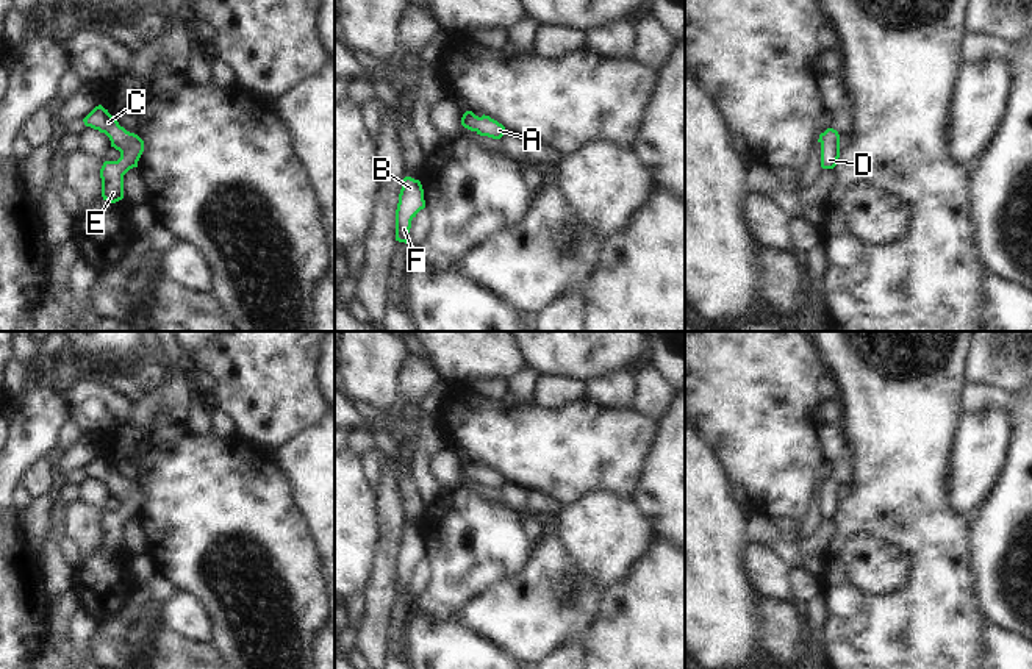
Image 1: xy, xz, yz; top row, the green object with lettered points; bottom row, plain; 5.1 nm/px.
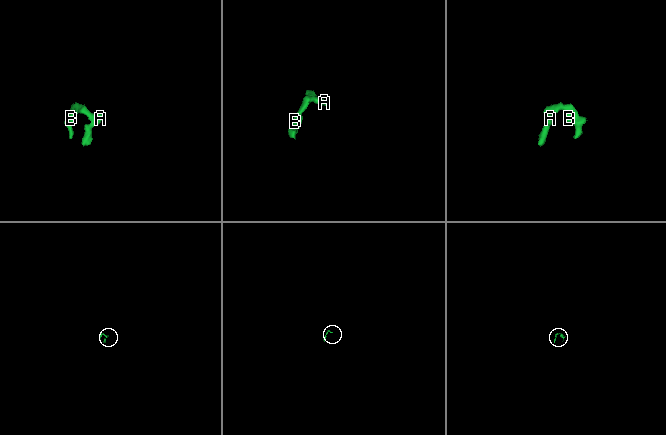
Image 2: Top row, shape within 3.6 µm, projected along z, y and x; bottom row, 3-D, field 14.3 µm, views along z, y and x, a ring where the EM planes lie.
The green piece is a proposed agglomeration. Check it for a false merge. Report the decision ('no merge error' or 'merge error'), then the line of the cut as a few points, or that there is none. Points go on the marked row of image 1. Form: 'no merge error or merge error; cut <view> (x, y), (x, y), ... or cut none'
no merge error; cut none

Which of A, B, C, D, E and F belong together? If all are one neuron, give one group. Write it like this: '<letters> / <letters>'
A B C D E F

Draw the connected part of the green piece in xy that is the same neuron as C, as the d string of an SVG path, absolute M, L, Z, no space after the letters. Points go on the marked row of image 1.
M102 105L95 106L84 119L86 127L105 133L111 147L120 152L117 161L105 161L100 169L102 197L109 203L124 199L124 175L138 167L138 161L144 152L144 141L127 131Z

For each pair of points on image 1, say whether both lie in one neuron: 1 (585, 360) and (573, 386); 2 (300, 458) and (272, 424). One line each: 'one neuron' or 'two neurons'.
1: two neurons
2: two neurons

